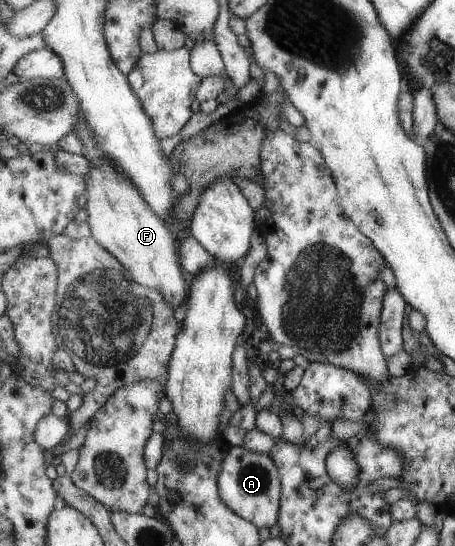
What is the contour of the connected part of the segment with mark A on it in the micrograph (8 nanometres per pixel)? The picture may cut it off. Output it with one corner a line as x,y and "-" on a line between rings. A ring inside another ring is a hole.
243,444
232,446
224,458
218,486
226,506
242,518
253,522
258,528
269,529
279,524
283,486
280,469
269,453
248,450

